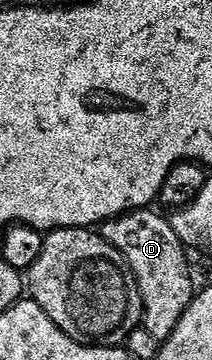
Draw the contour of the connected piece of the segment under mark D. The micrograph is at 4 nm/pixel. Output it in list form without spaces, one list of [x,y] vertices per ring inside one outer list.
[[[154,211],[127,212],[125,216],[107,220],[105,224],[101,225],[100,235],[112,246],[116,246],[116,250],[120,250],[124,254],[124,258],[140,286],[142,327],[146,328],[153,338],[165,342],[174,333],[180,318],[184,318],[188,306],[194,301],[196,287],[194,288],[194,276],[190,273],[190,260],[186,257],[188,255],[186,245],[180,242],[180,238],[176,238],[176,230],[172,230],[169,219],[165,215],[162,217],[161,211],[158,211],[159,213]]]

